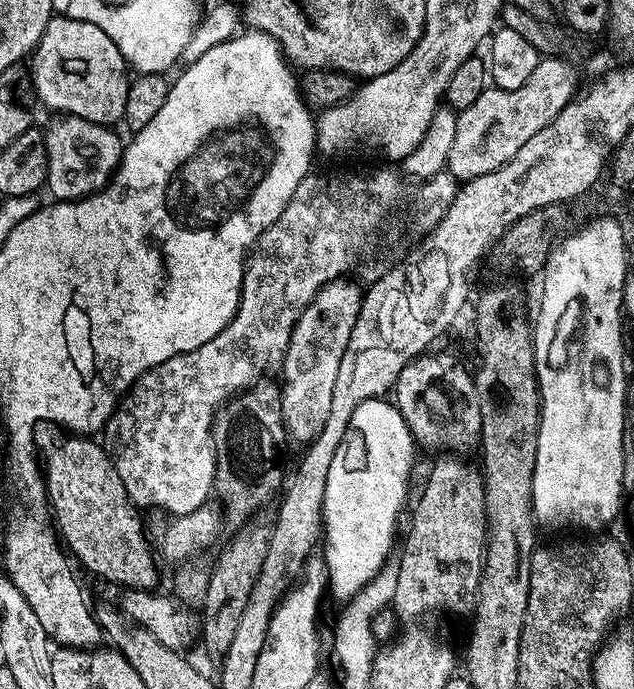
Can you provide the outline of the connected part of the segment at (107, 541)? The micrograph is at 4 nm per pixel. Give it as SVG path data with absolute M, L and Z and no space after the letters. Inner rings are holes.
M72 434L67 438L69 440L58 441L49 450L48 457L45 460L43 457L42 460L44 486L59 539L71 555L73 552L80 559L82 567L93 572L93 577L118 583L125 589L155 589L160 580L160 572L156 569L158 557L153 551L152 541L149 540L145 521L140 521L141 513L126 494L126 486L122 486L122 478L118 478L118 470L112 457L108 455L107 447L100 442L95 444L92 441L95 439L85 438L80 434Z

